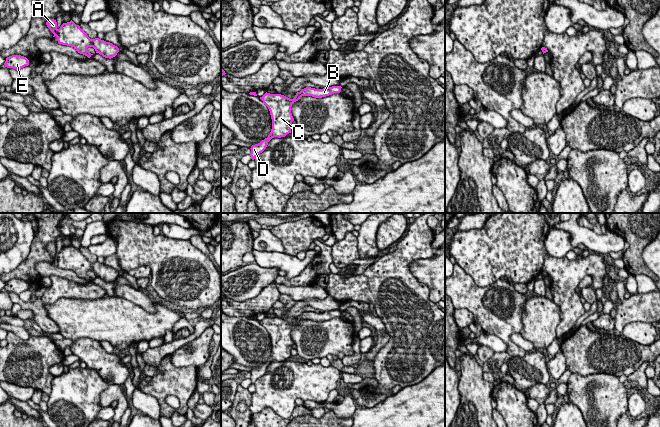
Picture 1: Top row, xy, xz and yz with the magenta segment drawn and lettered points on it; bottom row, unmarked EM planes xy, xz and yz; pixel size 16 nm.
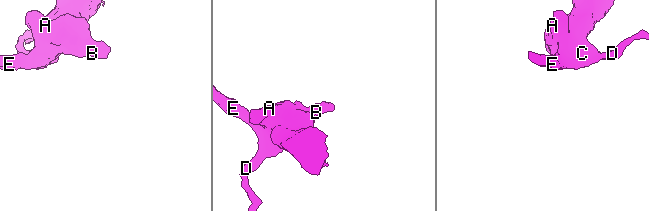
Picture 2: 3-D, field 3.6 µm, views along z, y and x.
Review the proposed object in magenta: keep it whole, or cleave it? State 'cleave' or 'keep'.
keep

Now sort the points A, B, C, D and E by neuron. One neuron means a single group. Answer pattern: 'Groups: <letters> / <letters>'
Groups: A B C D E

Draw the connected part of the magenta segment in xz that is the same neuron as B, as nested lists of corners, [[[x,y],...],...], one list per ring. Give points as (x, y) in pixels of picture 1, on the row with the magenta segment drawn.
[[[341,86],[324,87],[323,89],[315,89],[306,87],[300,92],[297,92],[293,99],[290,99],[281,94],[270,94],[265,93],[260,99],[268,107],[272,119],[272,129],[267,138],[262,140],[260,143],[251,146],[251,159],[262,153],[268,142],[274,137],[285,137],[291,133],[291,125],[294,118],[291,113],[292,104],[298,101],[302,96],[312,96],[315,98],[322,98],[334,93],[341,92]]]

